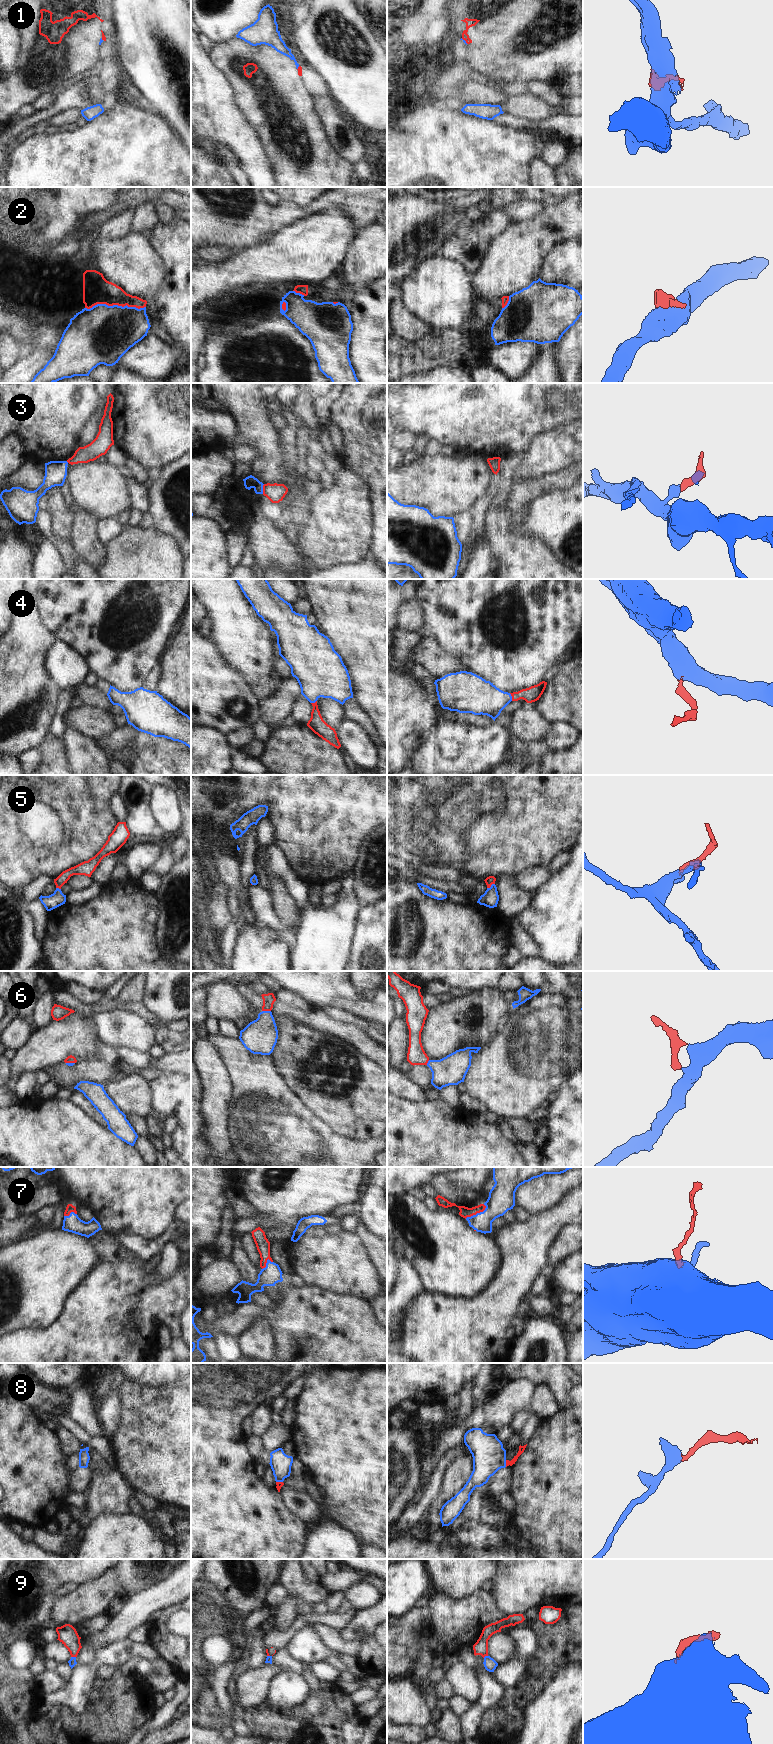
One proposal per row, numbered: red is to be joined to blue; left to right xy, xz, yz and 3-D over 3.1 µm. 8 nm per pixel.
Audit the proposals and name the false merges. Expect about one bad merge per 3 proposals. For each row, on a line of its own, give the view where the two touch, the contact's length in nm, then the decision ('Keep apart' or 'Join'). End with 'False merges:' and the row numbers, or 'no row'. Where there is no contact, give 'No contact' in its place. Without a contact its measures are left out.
1: Touches blue in yz. Shared border 70 nm. Keep apart
2: Touches blue in xy. Shared border 480 nm. Join
3: Touches blue in xz. Shared border 80 nm. Keep apart
4: Touches blue in yz. Shared border 70 nm. Join
5: Touches blue in yz. Shared border 80 nm. Join
6: Touches blue in xz. Shared border 70 nm. Join
7: Touches blue in yz. Shared border 200 nm. Join
8: Touches blue in yz. Shared border 60 nm. Join
9: Touches blue in xy. Shared border 40 nm. Keep apart
False merges: 1, 3, 9.

